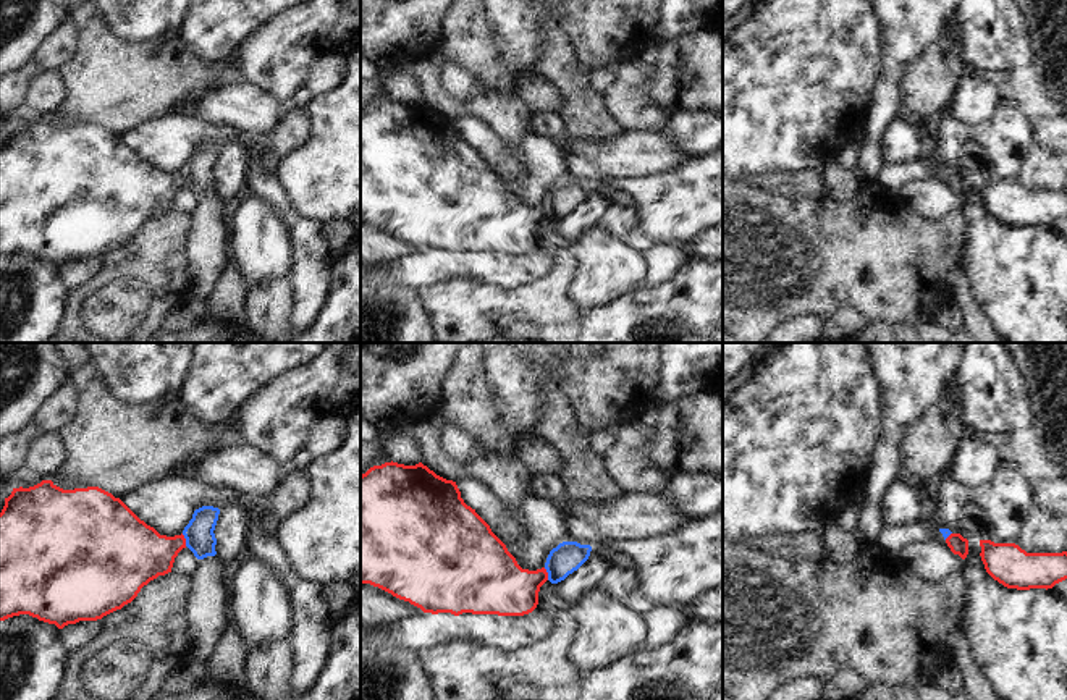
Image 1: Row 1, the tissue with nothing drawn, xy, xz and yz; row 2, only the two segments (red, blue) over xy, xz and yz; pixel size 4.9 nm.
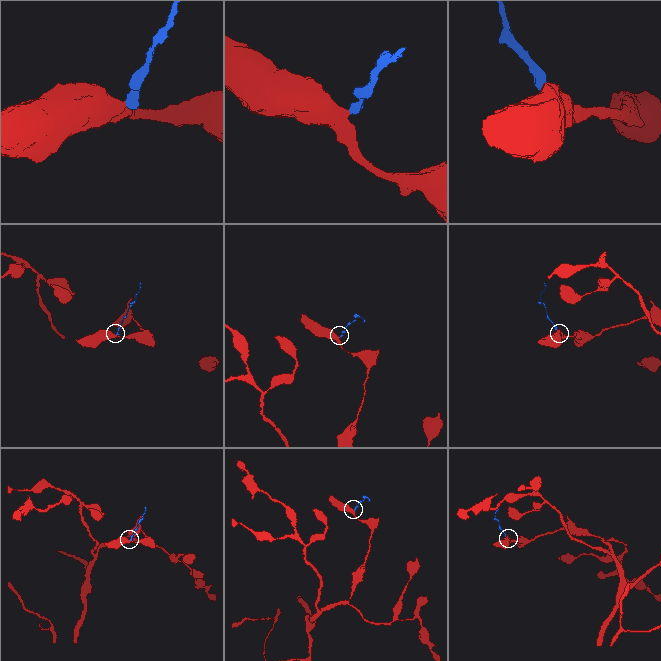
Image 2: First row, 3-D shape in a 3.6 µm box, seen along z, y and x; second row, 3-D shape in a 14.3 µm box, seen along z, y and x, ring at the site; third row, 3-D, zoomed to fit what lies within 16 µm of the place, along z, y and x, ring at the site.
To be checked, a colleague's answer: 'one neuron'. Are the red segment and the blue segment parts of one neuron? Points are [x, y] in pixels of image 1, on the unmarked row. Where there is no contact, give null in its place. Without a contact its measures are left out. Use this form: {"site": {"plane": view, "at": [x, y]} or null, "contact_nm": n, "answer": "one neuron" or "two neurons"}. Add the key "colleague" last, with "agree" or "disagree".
{"site": {"plane": "xy", "at": [185, 178]}, "contact_nm": 70, "answer": "two neurons", "colleague": "disagree"}

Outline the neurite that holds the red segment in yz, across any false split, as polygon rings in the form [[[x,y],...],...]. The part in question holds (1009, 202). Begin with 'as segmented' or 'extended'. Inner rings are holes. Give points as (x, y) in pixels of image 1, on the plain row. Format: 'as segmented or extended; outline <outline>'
as segmented; outline [[[980,178],[986,210],[1007,226],[1052,226],[1067,217],[1067,189],[1027,191],[1015,181]]]

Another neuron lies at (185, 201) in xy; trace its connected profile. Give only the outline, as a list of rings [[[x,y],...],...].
[[[186,184],[183,186],[178,194],[175,196],[171,210],[191,215],[199,202],[199,197],[194,194],[194,191]]]

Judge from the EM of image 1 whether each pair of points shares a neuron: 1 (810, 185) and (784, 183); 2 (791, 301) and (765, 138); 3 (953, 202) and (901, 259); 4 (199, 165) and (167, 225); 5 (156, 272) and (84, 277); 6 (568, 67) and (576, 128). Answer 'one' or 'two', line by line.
1: one
2: two
3: two
4: two
5: two
6: one

